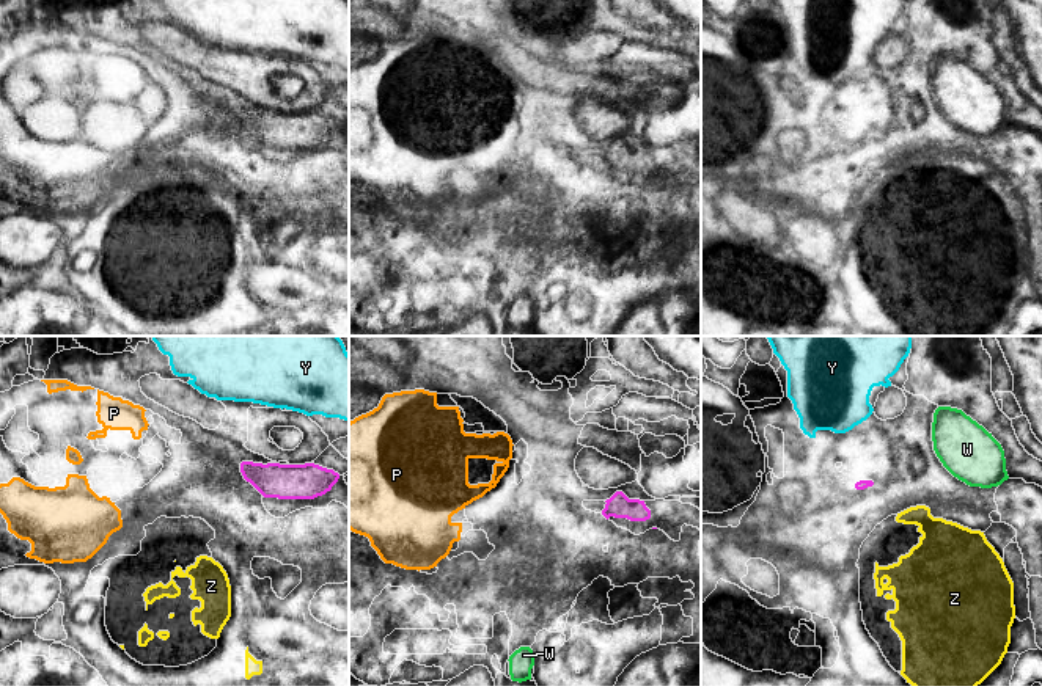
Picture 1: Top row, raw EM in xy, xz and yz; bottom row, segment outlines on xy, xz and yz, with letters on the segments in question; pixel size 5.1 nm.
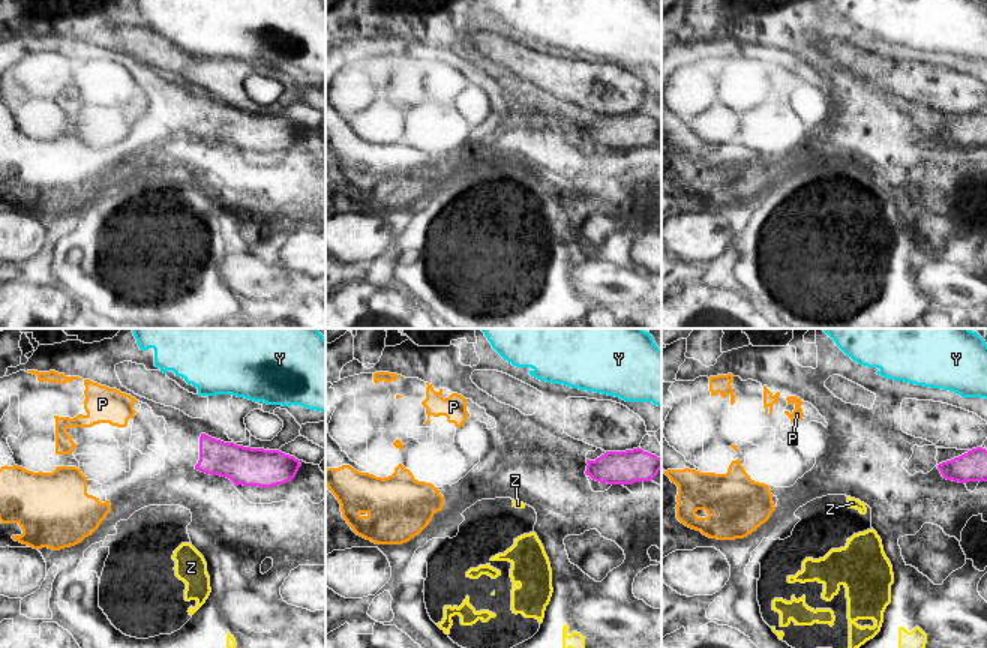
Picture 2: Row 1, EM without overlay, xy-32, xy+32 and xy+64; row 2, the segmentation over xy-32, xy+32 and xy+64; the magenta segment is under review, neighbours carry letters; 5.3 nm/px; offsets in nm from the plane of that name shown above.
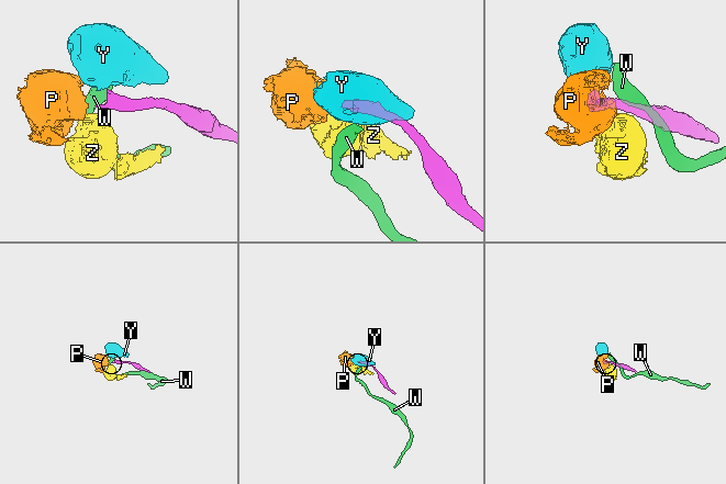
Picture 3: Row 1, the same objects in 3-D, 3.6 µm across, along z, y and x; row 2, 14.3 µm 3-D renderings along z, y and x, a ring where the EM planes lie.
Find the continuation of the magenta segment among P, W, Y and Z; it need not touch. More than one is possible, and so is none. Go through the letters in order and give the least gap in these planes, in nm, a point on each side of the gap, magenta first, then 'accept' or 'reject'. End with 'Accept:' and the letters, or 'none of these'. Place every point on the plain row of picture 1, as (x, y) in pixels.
P: gap 500 nm; span xy (241, 112), (146, 77); accept
W: gap 360 nm; span yz (873, 131), (935, 101); reject
Y: gap 240 nm; span xy (307, 112), (307, 63); reject
Z: gap 200 nm; span yz (871, 134), (898, 162); reject
Accept: P

